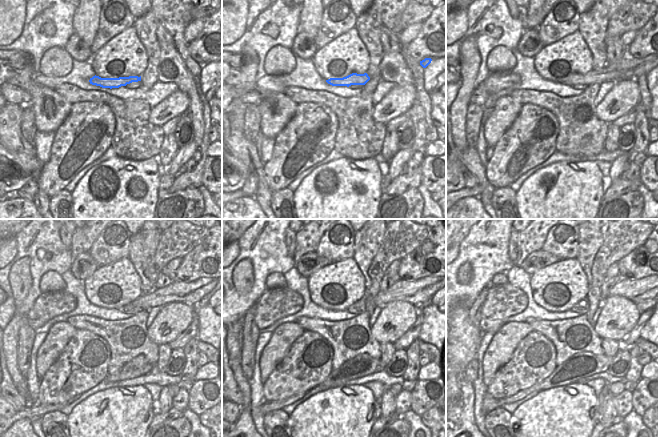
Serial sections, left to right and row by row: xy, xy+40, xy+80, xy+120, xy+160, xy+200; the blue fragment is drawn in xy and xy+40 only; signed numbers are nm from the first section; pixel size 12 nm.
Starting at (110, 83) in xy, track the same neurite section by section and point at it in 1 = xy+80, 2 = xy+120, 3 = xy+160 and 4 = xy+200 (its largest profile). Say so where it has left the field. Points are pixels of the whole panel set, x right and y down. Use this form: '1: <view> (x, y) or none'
1: xy+80 (628, 67)
2: xy+120 (191, 293)
3: xy+160 (419, 292)
4: xy+200 (645, 288)

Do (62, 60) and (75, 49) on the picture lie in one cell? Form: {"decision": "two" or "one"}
{"decision": "two"}

